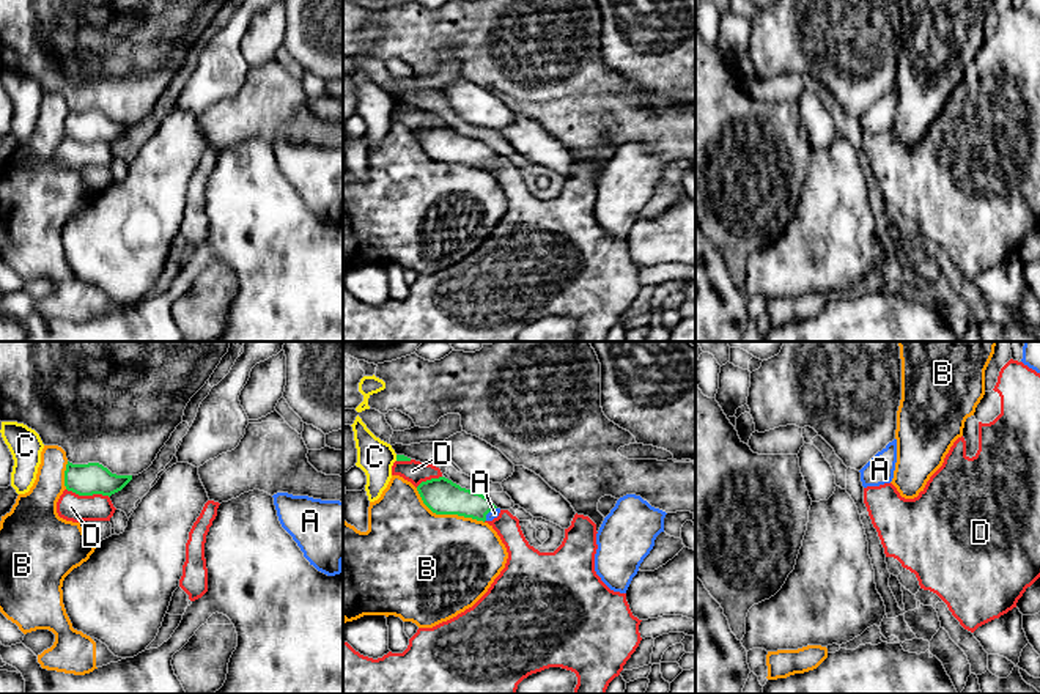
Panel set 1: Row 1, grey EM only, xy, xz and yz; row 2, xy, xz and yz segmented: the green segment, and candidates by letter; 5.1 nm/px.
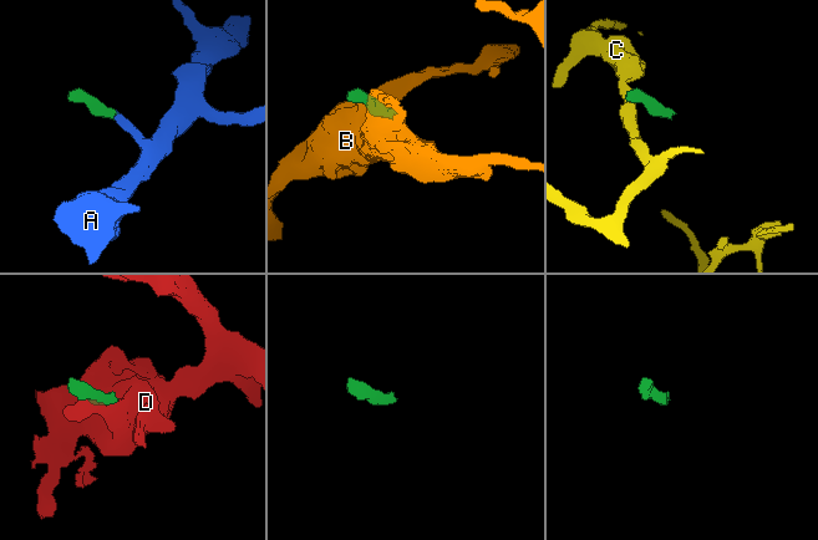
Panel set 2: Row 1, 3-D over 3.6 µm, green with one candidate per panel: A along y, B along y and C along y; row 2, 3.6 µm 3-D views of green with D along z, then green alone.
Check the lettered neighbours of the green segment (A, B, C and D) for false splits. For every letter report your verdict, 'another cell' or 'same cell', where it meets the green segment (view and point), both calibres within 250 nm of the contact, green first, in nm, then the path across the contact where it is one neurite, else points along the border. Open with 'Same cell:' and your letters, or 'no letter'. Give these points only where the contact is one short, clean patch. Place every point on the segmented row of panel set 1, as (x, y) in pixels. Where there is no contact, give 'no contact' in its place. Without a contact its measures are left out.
Same cell: A
A: same cell; contact xz (488, 512); calibres 180 and 50 nm; way xz (442, 496), (488, 512), (494, 513)
B: another cell; contact xz (447, 513); calibres 180 and 500 nm
C: another cell; contact xz (397, 458); calibres 30 and 190 nm; border xz (395, 455), (397, 460)
D: another cell; contact xy (88, 494); calibres 160 and 140 nm

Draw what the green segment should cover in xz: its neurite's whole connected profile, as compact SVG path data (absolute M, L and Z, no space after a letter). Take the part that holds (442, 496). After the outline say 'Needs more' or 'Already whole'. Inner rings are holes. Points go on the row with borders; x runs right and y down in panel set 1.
M445 477L422 482L417 491L423 504L436 515L458 515L485 522L500 513L500 508L486 496L461 488Z. Needs more

